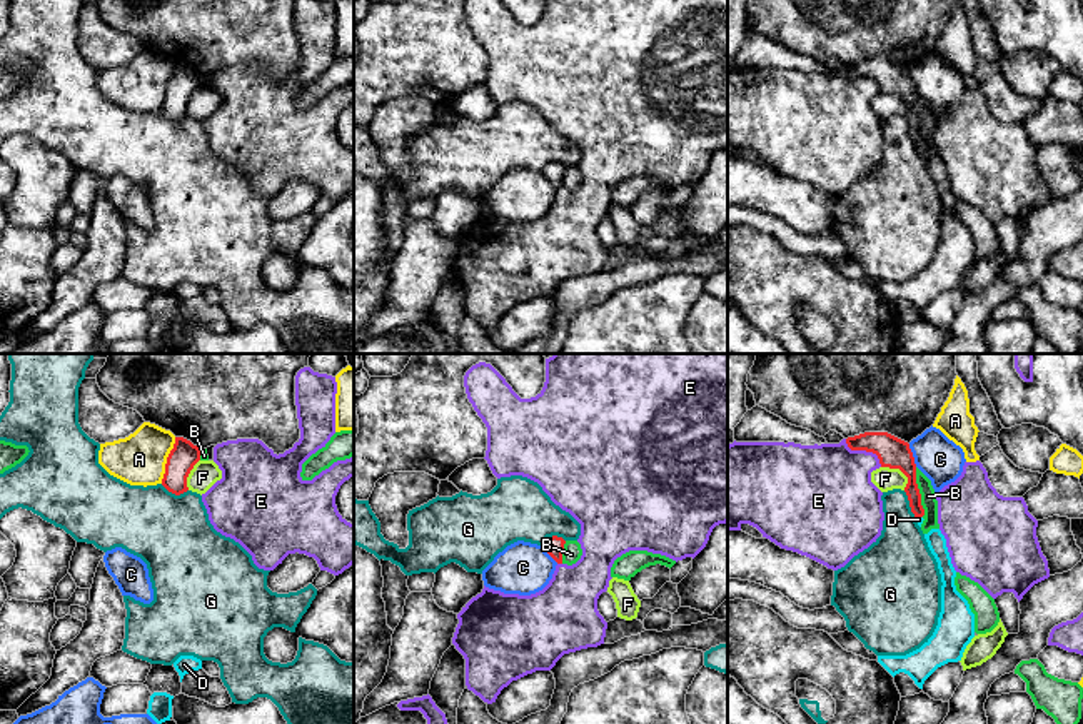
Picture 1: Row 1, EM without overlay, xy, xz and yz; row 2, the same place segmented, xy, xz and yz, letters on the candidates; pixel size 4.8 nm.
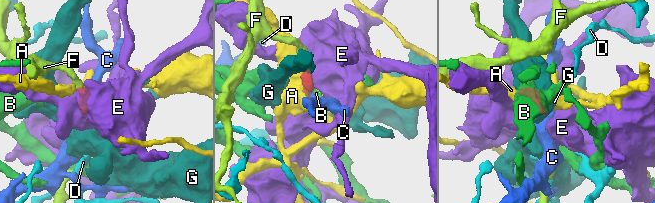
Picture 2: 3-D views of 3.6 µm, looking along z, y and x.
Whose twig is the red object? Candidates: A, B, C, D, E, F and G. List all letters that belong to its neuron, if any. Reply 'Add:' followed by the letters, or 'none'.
Add: D

